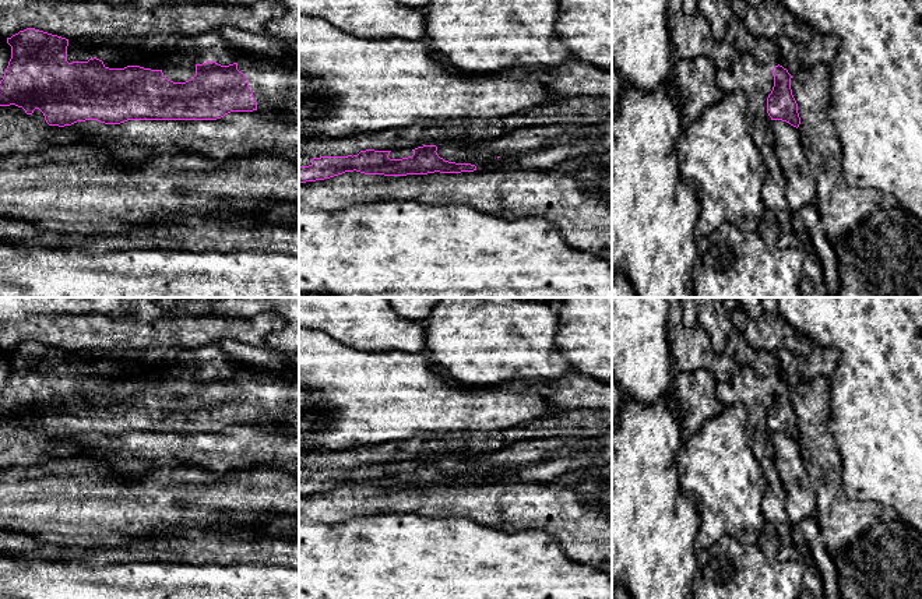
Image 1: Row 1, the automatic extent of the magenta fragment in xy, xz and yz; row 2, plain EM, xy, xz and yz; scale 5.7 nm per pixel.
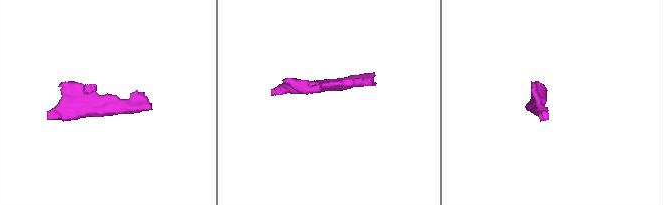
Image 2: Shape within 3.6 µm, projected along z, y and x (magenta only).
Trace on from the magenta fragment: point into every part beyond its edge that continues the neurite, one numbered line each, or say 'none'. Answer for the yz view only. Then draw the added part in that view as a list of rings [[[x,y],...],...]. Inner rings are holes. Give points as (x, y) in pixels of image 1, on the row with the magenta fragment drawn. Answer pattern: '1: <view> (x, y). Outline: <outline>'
none

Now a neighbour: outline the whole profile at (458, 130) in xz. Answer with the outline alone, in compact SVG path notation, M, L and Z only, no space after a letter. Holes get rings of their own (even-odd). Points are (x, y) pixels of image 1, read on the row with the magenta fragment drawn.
M569 96L511 116L479 119L453 117L420 121L405 128L388 128L349 137L310 135L299 140L299 154L307 158L348 156L360 151L415 149L423 145L471 145L492 141L525 127L566 127L612 123L612 99Z

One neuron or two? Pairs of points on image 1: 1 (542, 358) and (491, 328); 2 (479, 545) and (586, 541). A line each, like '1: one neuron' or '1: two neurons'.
1: one neuron
2: two neurons

